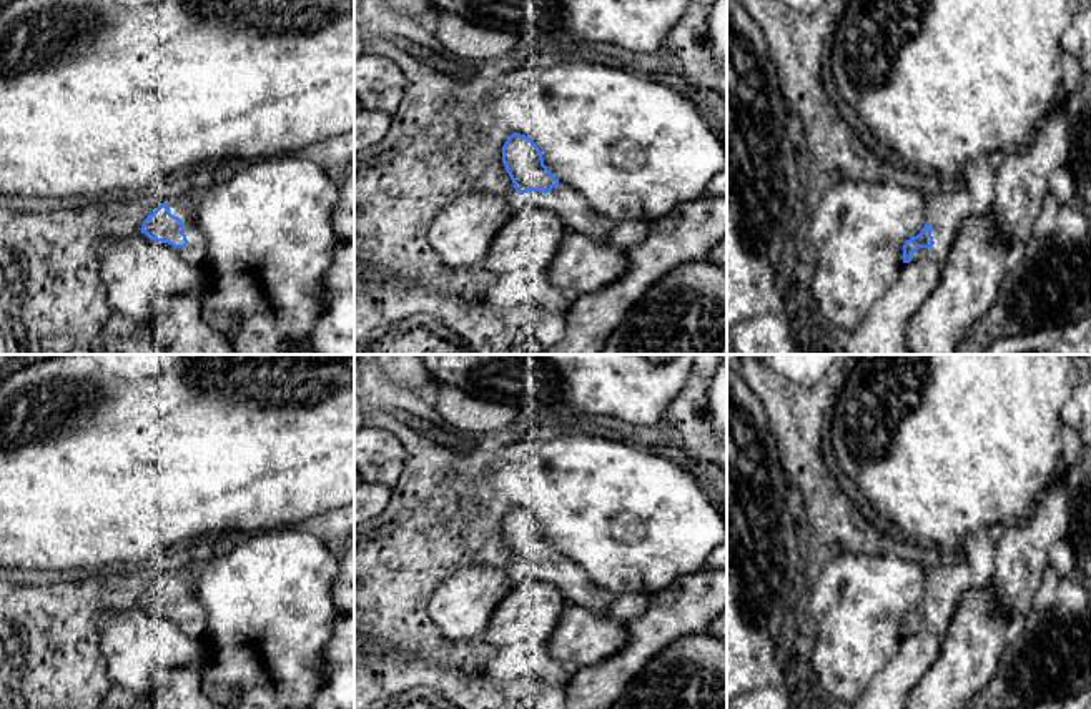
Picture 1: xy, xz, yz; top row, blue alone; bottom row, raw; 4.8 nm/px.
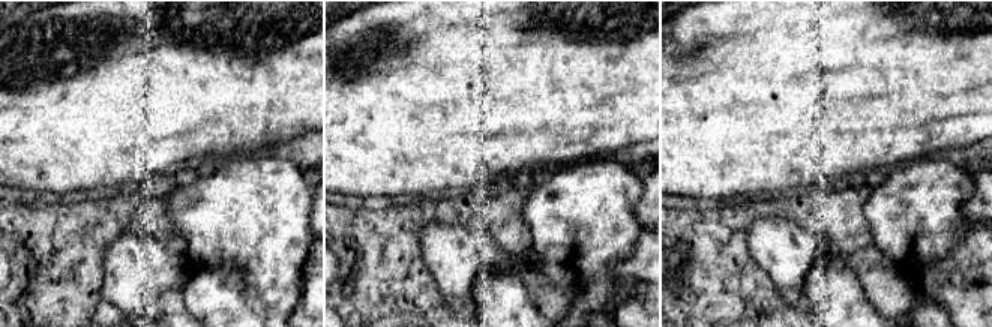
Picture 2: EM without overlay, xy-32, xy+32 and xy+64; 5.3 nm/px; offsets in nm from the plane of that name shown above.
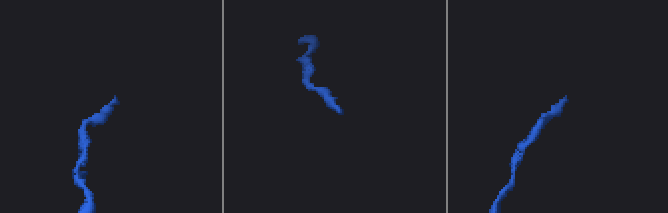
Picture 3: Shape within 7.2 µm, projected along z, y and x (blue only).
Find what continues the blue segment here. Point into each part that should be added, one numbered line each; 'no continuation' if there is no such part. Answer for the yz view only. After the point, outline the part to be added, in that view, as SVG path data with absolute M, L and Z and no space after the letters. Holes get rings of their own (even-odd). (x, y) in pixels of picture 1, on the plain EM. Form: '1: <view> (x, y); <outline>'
1: yz (950, 578); M936 558L931 561L930 569L931 574L926 579L925 597L928 596L931 599L935 617L931 621L916 622L911 634L931 632L943 641L961 594L973 588L973 571L965 561L953 558Z

